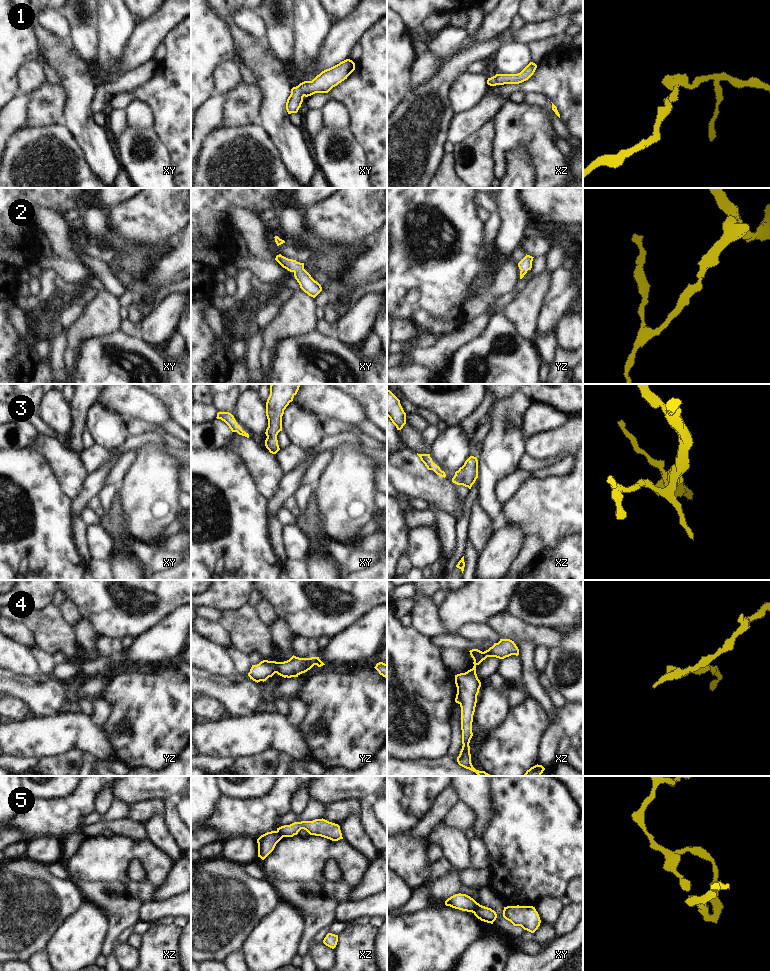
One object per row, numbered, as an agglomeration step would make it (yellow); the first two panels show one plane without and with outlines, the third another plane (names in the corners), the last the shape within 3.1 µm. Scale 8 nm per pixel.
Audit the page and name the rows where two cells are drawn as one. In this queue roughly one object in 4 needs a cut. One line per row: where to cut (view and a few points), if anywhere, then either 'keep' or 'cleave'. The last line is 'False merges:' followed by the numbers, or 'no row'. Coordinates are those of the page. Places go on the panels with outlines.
1: no cut; keep
2: no cut; keep
3: no cut; keep
4: no cut; keep
5: cut in xy along (478, 903), (473, 912); cleave
False merges: 5

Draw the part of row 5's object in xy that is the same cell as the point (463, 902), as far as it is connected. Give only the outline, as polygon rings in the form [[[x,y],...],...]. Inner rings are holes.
[[[461,893],[455,894],[445,901],[446,906],[472,913],[474,913],[474,909],[478,904],[470,896]]]

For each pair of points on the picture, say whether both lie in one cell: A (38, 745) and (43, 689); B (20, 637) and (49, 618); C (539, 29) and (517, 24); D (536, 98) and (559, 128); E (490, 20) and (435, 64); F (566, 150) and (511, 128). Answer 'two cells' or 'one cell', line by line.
A: two cells
B: two cells
C: two cells
D: one cell
E: one cell
F: two cells

